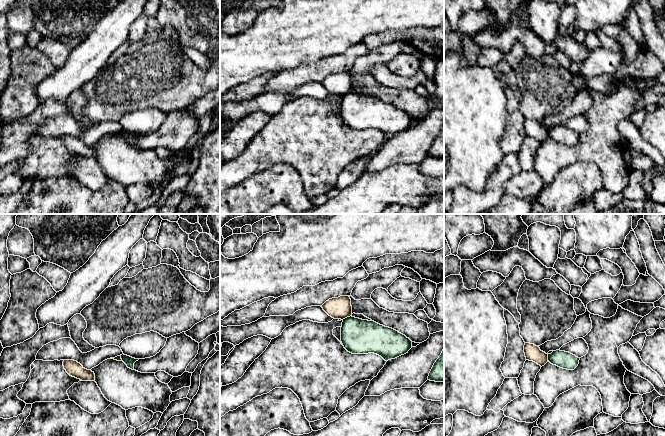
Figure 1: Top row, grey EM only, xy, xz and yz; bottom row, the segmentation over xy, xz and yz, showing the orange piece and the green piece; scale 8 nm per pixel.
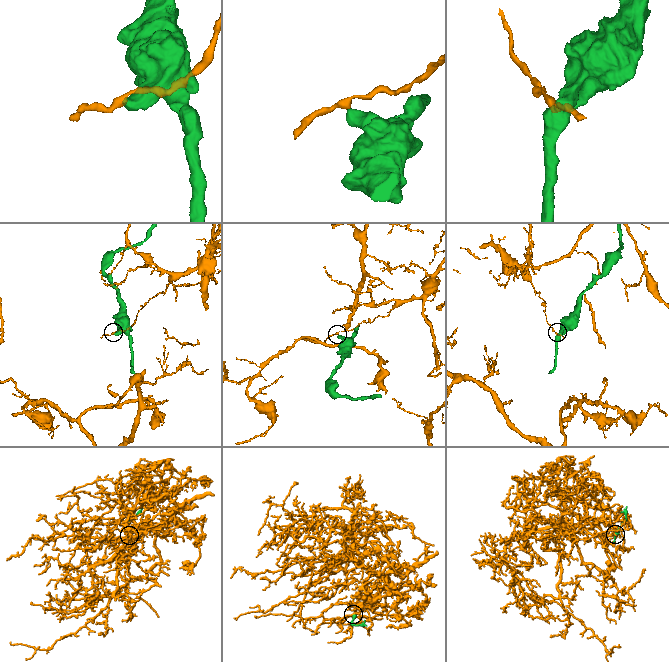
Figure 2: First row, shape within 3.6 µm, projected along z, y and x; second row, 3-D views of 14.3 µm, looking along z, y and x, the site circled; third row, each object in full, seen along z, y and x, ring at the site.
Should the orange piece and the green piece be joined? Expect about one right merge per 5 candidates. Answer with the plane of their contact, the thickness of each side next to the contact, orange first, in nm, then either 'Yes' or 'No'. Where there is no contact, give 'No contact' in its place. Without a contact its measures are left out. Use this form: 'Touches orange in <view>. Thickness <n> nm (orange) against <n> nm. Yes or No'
Touches orange in xz. Thickness 180 nm (orange) against 280 nm. No

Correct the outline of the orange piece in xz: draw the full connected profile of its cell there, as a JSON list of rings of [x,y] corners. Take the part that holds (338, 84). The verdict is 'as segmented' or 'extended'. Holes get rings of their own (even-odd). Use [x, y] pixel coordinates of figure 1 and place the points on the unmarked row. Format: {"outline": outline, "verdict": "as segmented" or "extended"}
{"outline": [[[340,72],[326,77],[323,86],[334,95],[345,95],[352,92],[351,75],[349,72]]], "verdict": "as segmented"}

